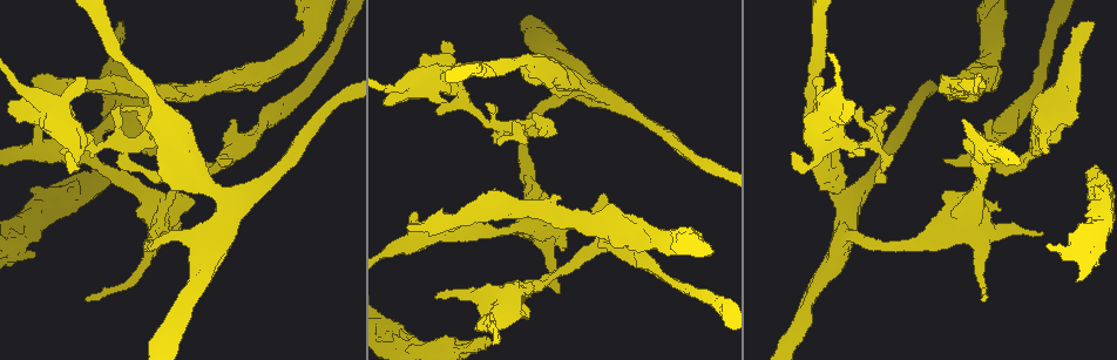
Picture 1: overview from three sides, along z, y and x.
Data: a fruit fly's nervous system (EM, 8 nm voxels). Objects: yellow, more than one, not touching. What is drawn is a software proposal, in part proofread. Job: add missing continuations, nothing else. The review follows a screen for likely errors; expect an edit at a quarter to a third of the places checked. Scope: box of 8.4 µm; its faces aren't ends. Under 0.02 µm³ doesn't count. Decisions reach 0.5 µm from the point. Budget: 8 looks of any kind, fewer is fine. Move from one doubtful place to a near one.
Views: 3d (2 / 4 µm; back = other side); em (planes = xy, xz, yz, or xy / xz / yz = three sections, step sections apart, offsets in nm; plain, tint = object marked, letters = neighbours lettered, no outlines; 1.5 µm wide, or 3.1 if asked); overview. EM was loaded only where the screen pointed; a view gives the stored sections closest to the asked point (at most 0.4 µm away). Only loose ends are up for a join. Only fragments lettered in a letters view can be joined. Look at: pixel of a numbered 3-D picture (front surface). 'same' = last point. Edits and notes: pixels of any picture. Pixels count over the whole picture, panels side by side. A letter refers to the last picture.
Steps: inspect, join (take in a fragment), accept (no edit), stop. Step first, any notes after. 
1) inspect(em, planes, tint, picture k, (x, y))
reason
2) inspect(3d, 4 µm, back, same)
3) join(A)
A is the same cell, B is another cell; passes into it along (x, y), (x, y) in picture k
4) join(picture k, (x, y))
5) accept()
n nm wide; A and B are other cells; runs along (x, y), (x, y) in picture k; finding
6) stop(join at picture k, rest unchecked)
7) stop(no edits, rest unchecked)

inspect(em, planes, plain, picture 1, (495, 342))
branch stops here

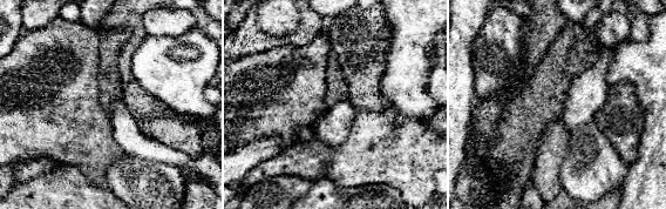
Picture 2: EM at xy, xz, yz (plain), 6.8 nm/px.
inspect(em, planes, tint, same)
with the object marked

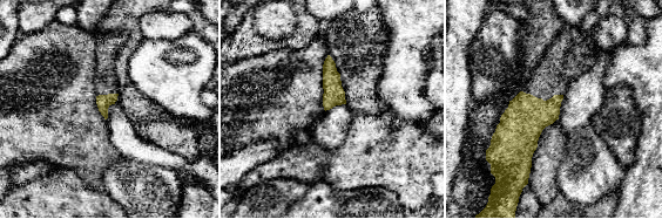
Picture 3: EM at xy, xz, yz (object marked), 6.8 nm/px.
inspect(em, planes, letters, same)
what lies round it

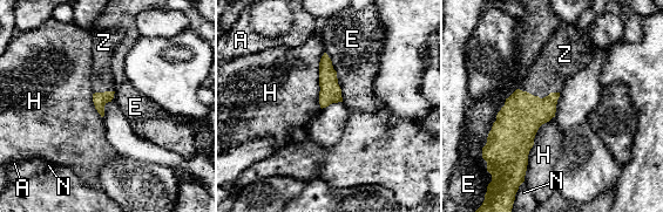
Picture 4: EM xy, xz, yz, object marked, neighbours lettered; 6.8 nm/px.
join(picture 4, (555, 66))
Z is the same cell, A, E, H and N are other cells; passes into it along (519, 120), (539, 97), (555, 66) in picture 4; it goes on there

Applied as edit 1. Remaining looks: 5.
inspect(3d, 2 µm, back, picture 1, (1044, 152))
an open end

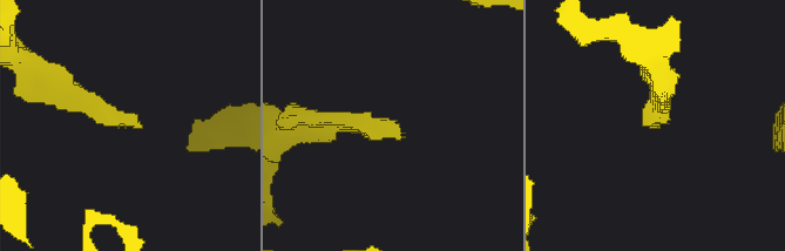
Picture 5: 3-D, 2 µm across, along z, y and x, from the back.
inspect(em, planes, letters, picture 5, (656, 125))

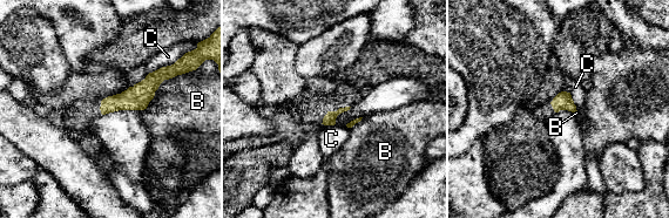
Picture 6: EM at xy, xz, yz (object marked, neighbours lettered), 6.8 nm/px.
accept()
B and C are other cells; runs along (169, 75), (103, 110) in picture 6; no lettered fragment goes on from it

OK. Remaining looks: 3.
inspect(em, planes, plain, picture 1, (863, 150))
branch stops here

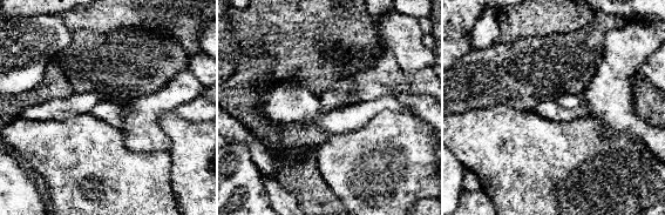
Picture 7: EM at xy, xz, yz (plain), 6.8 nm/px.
inspect(em, planes, letters, same)
see the neighbours

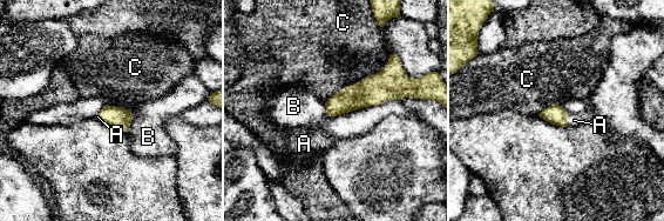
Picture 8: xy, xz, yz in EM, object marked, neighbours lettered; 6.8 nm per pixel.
join(picture 8, (574, 120))
A is the same cell, B and C are other cells; it goes on there

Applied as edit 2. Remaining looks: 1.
stop(join at picture 4, join at picture 8, rest unchecked)

